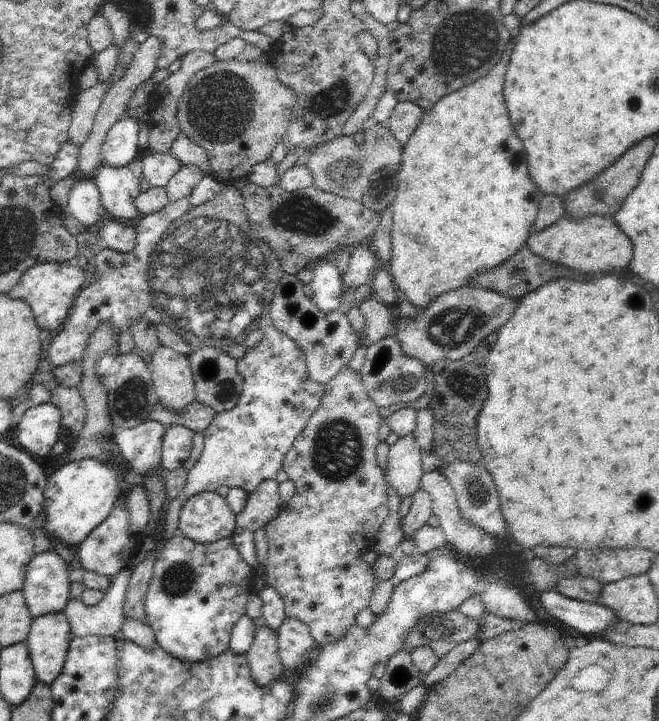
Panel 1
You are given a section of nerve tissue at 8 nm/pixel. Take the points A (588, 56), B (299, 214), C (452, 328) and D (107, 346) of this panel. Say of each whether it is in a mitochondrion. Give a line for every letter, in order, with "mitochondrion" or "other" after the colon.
A: other
B: mitochondrion
C: mitochondrion
D: other

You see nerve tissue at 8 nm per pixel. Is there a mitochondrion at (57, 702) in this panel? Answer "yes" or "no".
no

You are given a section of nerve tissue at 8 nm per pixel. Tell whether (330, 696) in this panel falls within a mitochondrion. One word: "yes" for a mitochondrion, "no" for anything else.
yes

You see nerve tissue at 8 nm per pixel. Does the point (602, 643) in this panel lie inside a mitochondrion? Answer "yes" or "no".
no

